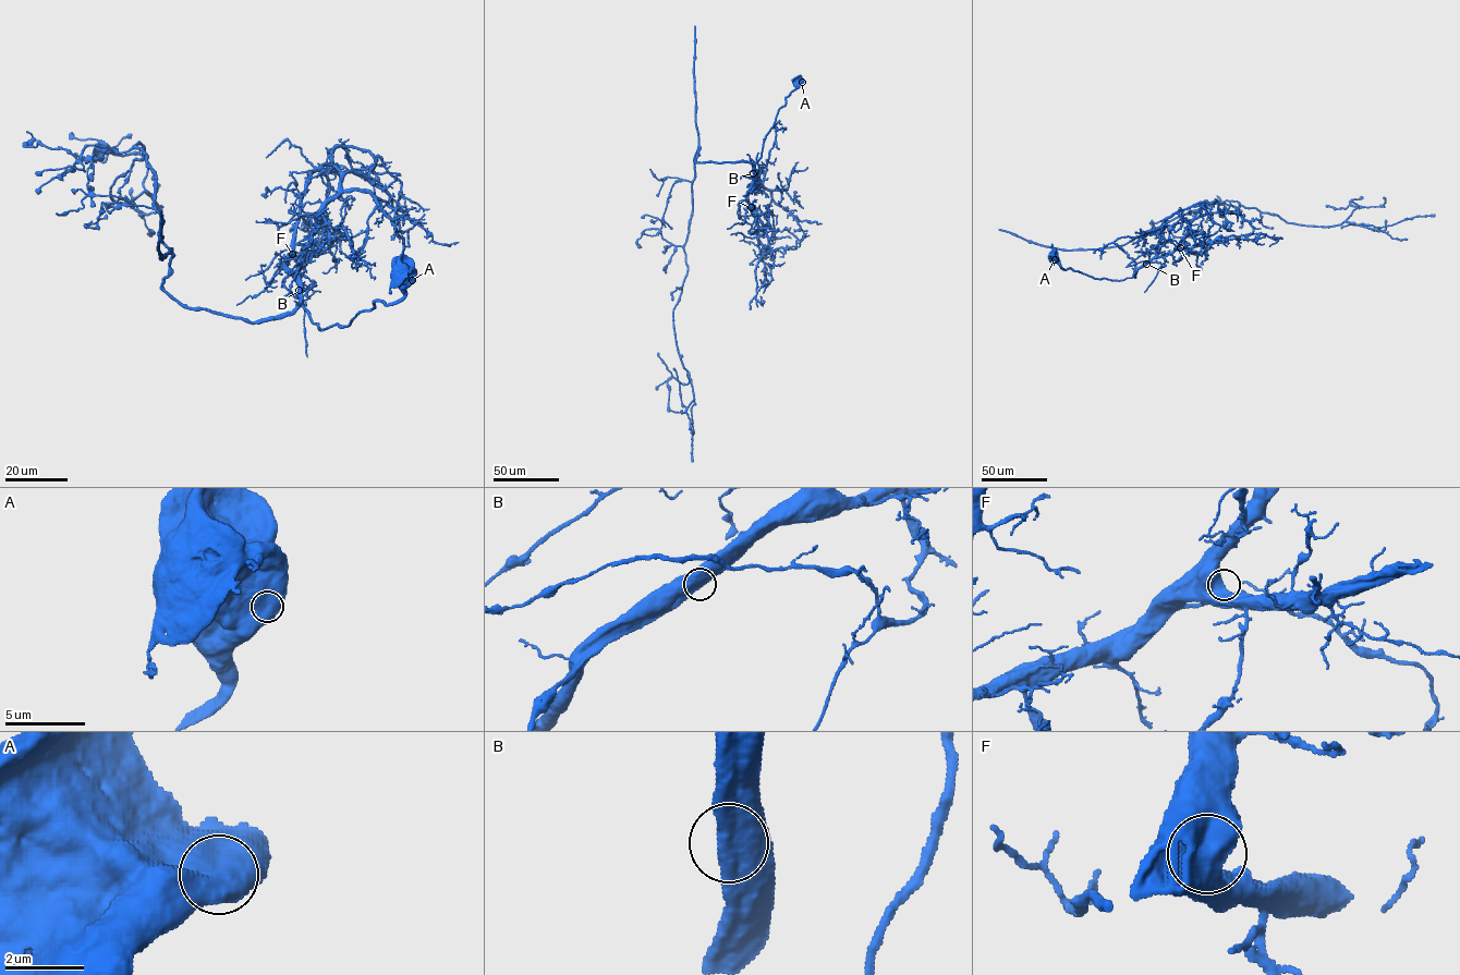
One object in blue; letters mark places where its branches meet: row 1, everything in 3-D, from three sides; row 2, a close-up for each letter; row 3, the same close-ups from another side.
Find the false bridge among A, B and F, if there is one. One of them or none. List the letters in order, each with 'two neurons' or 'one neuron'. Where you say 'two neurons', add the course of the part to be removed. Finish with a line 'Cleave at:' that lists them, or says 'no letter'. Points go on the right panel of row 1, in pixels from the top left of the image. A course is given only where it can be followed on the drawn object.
A: one neuron
B: one neuron
F: one neuron
Cleave at: no letter

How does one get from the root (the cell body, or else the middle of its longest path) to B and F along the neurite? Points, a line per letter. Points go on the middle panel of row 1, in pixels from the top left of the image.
B: (797, 82), (798, 87), (786, 98), (786, 105), (779, 109), (766, 135), (753, 173)
F: (797, 82), (798, 87), (779, 109), (764, 141), (761, 157), (754, 165), (747, 196), (751, 207)

